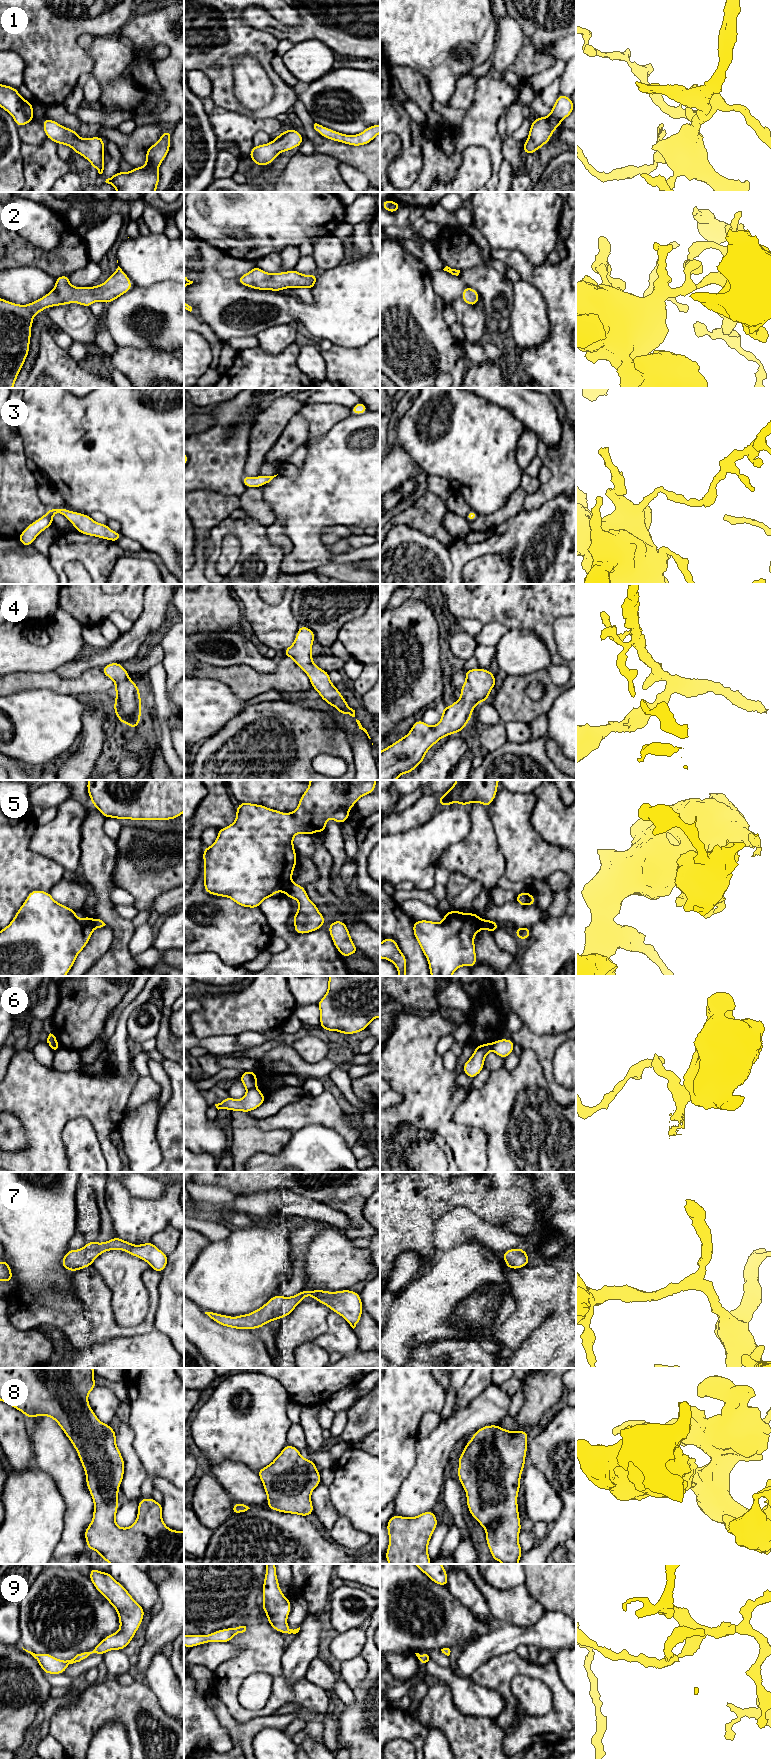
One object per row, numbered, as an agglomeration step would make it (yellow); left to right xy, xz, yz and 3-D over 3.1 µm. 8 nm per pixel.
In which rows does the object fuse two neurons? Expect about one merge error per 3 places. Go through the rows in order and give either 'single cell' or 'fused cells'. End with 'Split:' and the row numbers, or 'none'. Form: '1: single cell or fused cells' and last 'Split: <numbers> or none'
1: single cell
2: single cell
3: single cell
4: single cell
5: fused cells
6: fused cells
7: single cell
8: single cell
9: single cell
Split: 5, 6

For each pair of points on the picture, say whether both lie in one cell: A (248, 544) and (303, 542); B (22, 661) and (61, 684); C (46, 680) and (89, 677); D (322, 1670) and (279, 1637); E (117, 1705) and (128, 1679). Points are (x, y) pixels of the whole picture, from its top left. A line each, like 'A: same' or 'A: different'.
A: different
B: different
C: same
D: different
E: different

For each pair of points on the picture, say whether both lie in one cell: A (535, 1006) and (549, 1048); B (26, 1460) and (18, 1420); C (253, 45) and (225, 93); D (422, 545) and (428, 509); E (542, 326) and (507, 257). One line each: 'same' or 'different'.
A: different
B: same
C: same
D: different
E: different

